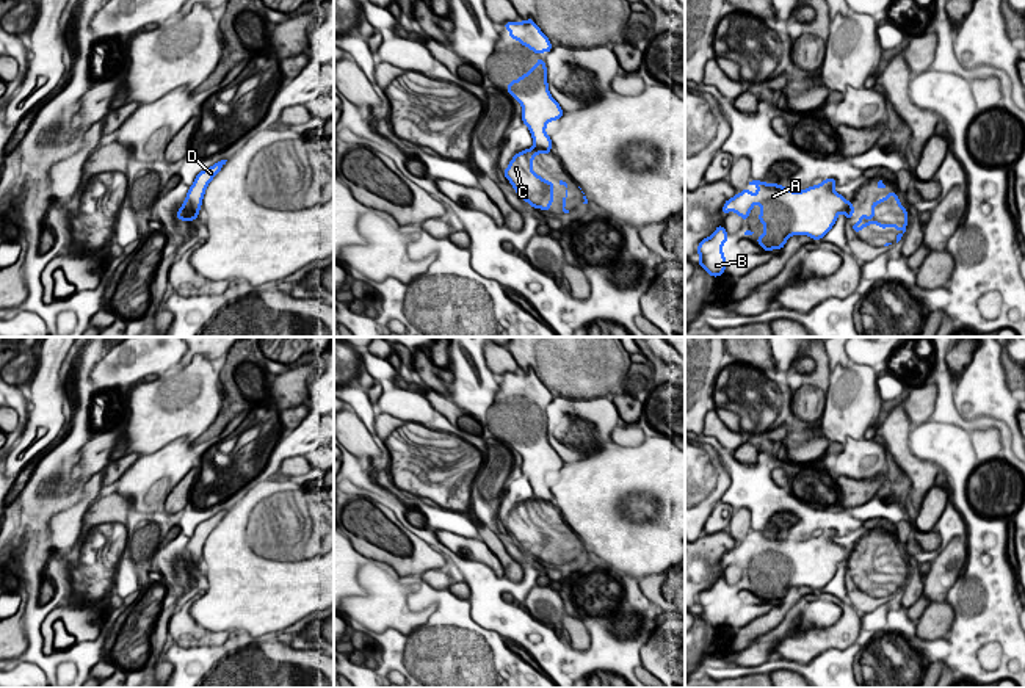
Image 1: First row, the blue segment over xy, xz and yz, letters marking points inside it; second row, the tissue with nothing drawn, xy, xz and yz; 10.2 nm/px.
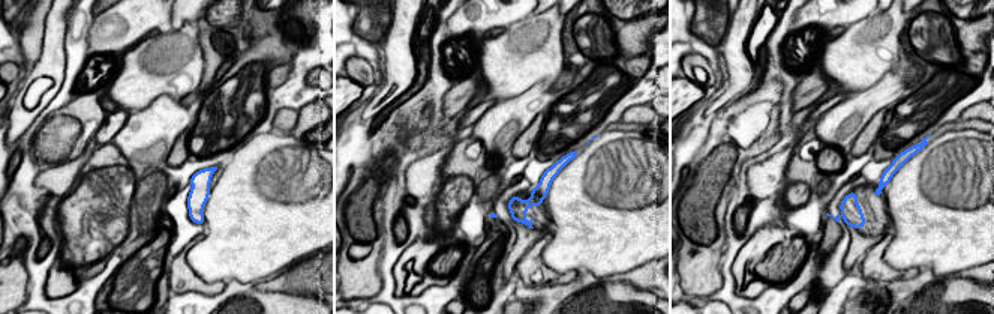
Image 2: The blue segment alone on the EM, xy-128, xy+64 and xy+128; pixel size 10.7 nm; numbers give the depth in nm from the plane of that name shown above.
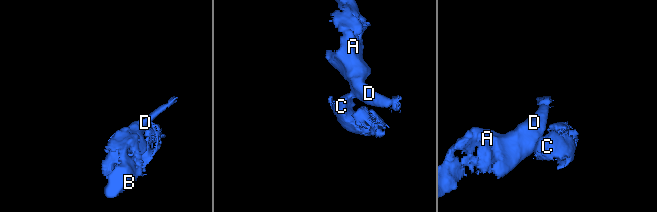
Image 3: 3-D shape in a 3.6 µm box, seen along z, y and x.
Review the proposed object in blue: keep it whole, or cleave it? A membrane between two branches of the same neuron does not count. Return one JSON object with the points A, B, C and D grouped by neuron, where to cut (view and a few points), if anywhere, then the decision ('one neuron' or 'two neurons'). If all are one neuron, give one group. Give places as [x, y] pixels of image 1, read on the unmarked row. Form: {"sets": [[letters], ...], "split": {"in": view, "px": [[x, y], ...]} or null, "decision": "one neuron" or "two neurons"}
{"sets": [["A", "B", "D"], ["C"]], "split": {"in": "xz", "px": [[533, 497], [538, 503]]}, "decision": "two neurons"}

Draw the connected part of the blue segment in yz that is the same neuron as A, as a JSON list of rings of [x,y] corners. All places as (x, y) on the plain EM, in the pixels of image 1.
[[[824,530],[820,536],[801,542],[762,531],[752,531],[749,536],[755,536],[757,542],[744,539],[727,550],[721,563],[723,566],[735,563],[748,572],[751,561],[760,558],[757,572],[763,574],[763,586],[757,586],[757,596],[766,603],[782,600],[793,586],[821,591],[832,580],[837,567],[854,558],[832,541],[837,538],[837,530]]]

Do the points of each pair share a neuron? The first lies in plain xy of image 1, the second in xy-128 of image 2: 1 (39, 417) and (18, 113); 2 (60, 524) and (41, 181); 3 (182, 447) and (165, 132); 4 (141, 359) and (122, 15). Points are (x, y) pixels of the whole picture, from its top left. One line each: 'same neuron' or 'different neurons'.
1: same neuron
2: same neuron
3: same neuron
4: same neuron

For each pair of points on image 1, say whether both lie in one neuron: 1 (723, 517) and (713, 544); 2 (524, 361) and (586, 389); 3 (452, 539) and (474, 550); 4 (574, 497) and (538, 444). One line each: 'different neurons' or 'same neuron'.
1: different neurons
2: same neuron
3: same neuron
4: different neurons

